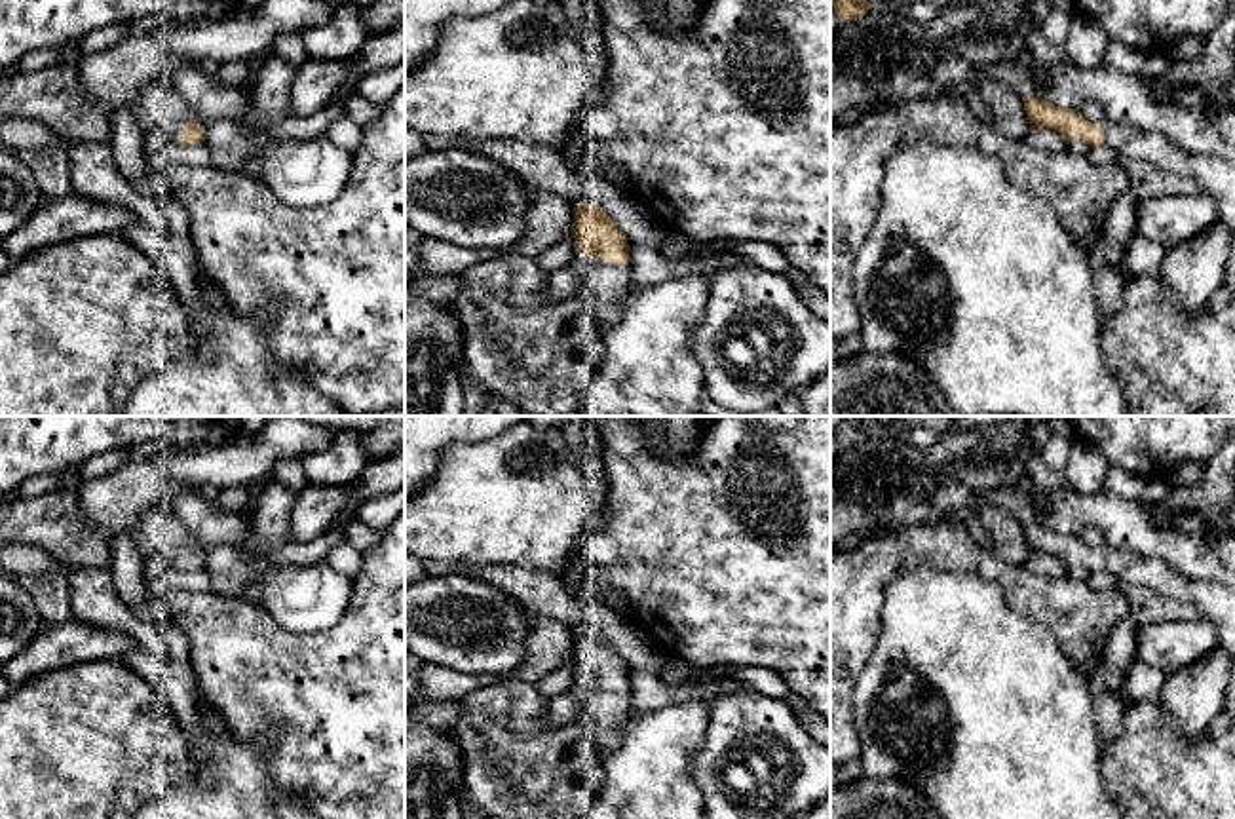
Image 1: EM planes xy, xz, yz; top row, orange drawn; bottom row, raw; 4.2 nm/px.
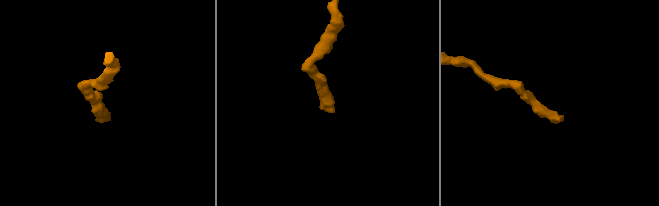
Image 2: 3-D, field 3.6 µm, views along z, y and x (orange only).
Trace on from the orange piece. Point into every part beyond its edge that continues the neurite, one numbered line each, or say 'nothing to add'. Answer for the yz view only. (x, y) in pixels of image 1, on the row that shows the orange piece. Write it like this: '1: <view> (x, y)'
1: yz (1216, 177)

